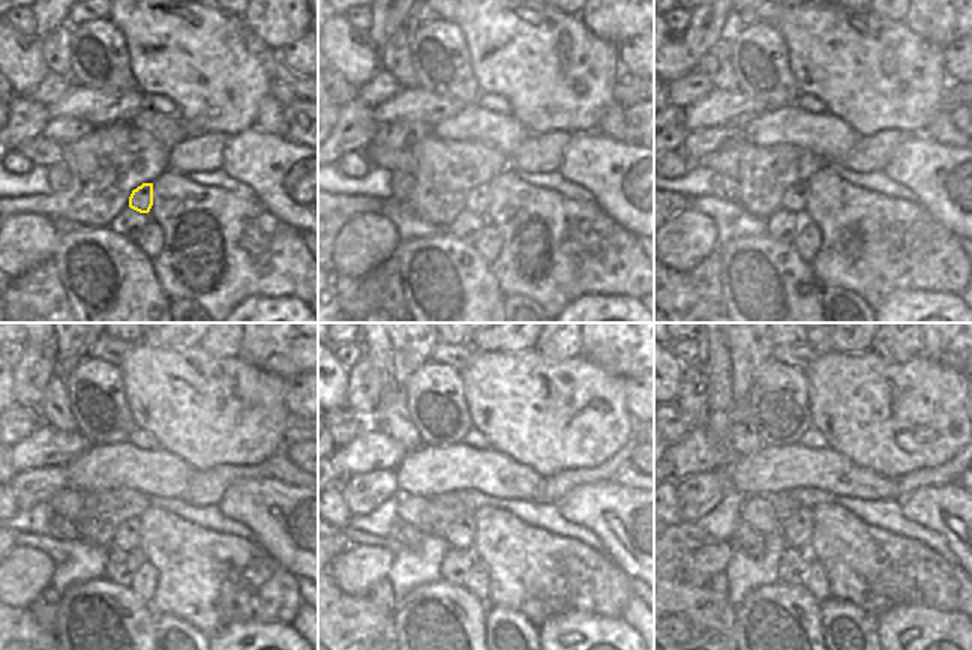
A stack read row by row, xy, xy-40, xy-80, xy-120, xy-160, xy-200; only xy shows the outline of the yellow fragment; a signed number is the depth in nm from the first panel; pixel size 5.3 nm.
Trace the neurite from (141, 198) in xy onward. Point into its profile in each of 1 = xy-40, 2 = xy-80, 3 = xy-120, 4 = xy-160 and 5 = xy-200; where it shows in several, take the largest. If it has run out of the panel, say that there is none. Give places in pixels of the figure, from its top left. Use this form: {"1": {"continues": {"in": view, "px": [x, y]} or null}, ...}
{"1": {"continues": {"in": "xy-40", "px": [477, 201]}}, "2": {"continues": {"in": "xy-80", "px": [795, 200]}}, "3": {"continues": {"in": "xy-120", "px": [128, 535]}}, "4": {"continues": {"in": "xy-160", "px": [461, 536]}}, "5": {"continues": {"in": "xy-200", "px": [797, 530]}}}

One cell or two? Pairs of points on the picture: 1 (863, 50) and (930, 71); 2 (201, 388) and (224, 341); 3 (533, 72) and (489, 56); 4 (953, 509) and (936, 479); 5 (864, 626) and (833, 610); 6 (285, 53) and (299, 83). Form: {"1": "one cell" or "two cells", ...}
{"1": "one cell", "2": "two cells", "3": "one cell", "4": "two cells", "5": "one cell", "6": "two cells"}

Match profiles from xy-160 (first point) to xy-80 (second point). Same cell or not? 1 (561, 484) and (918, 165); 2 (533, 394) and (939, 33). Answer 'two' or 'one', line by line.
1: two
2: two

